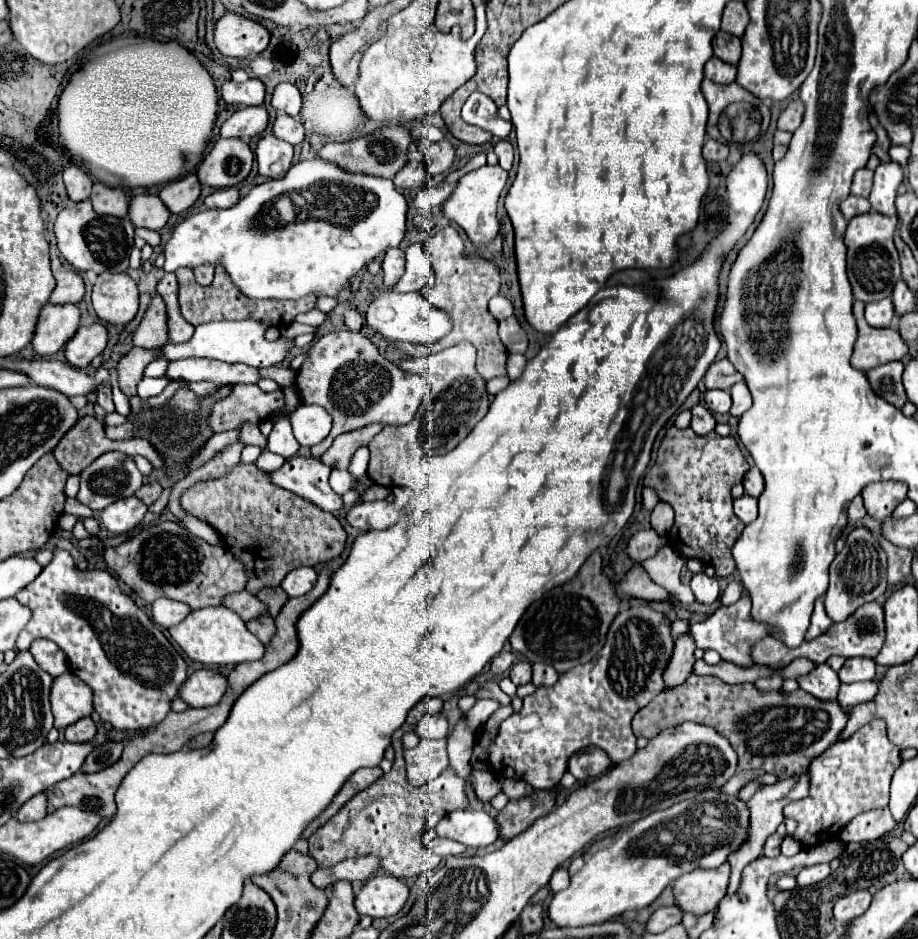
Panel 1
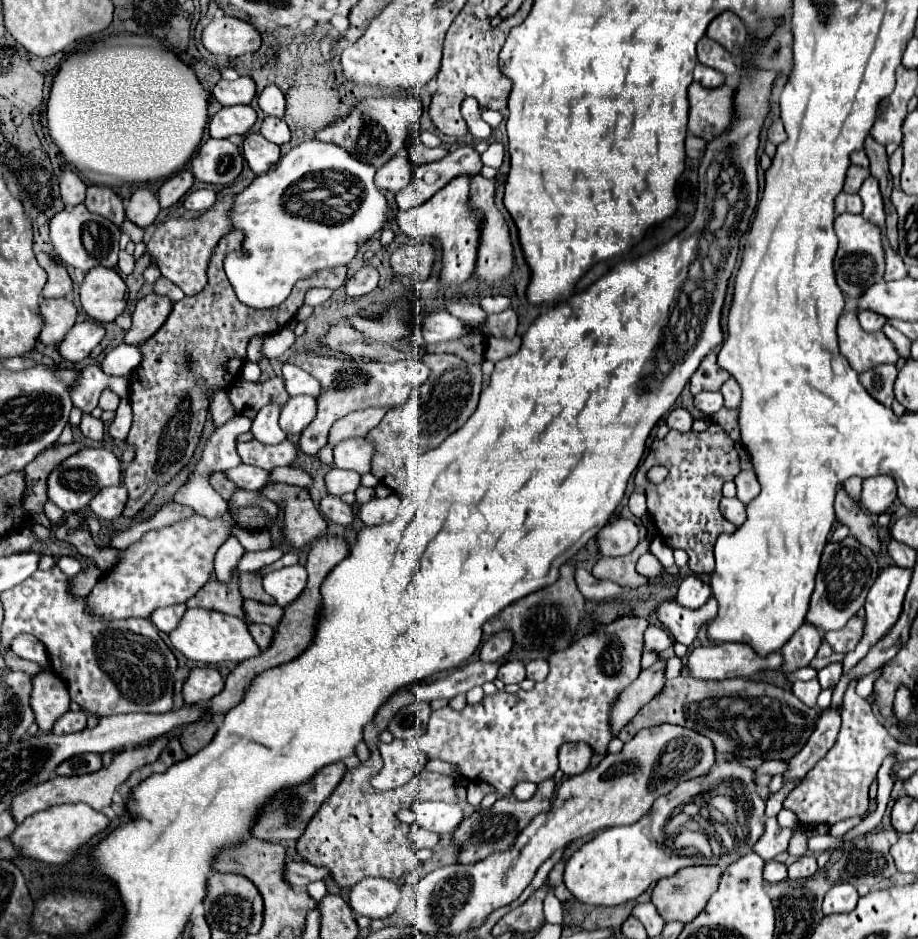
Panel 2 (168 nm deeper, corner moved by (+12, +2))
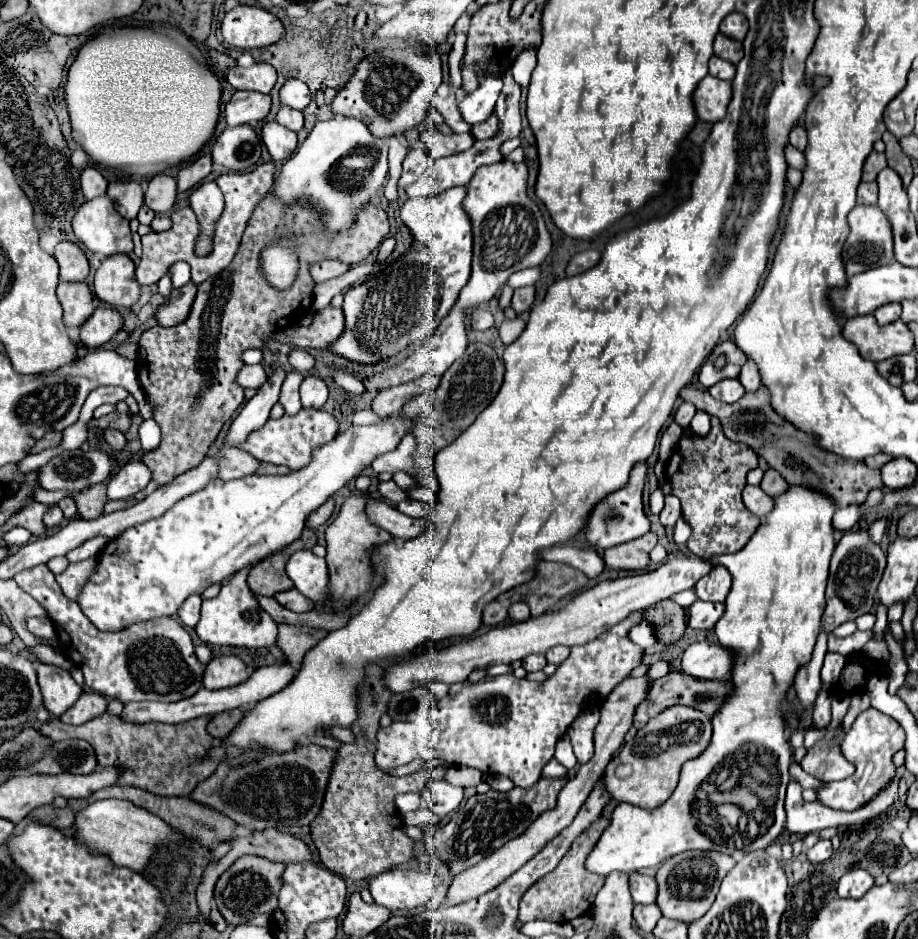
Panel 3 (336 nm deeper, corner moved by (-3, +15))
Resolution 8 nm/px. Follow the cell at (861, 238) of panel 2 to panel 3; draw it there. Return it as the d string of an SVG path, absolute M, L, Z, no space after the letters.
M854 206L848 214L848 226L850 226L850 234L842 248L842 262L848 276L890 264L894 260L892 228L886 214L880 212L878 206Z

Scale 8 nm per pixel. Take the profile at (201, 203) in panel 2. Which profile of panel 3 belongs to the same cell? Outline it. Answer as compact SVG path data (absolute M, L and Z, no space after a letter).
M204 182L190 194L190 208L196 212L200 224L200 236L196 240L196 256L208 256L212 252L212 236L216 220L224 210L224 194L214 182Z

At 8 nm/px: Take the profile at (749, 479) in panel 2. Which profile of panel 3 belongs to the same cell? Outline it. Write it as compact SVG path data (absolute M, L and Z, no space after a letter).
M768 470L768 472L764 474L764 480L762 480L760 488L762 488L768 496L776 498L776 496L780 496L780 494L786 492L788 482L786 482L786 480L776 472L776 470Z

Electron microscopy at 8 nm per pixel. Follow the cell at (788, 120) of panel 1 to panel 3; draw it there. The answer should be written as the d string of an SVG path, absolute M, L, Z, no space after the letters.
M796 126L796 128L792 130L792 134L790 134L790 144L792 144L794 148L798 148L800 152L804 152L804 150L806 150L806 144L808 144L808 140L806 140L806 130L800 128L800 126Z

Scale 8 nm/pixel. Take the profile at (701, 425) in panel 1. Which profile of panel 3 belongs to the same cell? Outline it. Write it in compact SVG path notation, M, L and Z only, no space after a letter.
M684 402L684 404L678 406L678 410L676 410L676 414L674 414L674 420L676 420L682 428L688 428L690 420L694 418L694 414L696 414L696 408L694 408L692 404Z

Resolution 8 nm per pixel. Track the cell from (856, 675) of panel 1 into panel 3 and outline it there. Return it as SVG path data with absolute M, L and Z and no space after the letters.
M828 652L826 658L824 658L824 666L822 666L822 672L820 672L820 678L824 684L836 684L840 678L840 672L846 664L846 658L842 654L834 654L834 652Z

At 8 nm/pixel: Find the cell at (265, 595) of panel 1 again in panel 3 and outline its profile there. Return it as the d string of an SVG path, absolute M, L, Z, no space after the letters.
M306 528L300 536L300 540L296 540L294 544L290 544L288 548L268 556L266 560L258 562L250 572L248 572L248 588L258 594L258 596L274 596L278 592L290 590L294 588L292 580L288 578L284 566L288 562L288 558L298 552L304 550L304 546L314 546L318 542L314 530Z

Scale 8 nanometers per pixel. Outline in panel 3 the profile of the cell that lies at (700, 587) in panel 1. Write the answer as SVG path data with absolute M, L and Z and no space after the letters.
M718 566L710 574L698 580L696 584L696 594L700 600L710 600L710 602L724 602L728 592L730 592L732 576L724 566Z

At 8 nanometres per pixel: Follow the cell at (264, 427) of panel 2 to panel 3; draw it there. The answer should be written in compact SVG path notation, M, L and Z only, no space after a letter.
M290 370L284 384L282 384L282 392L280 392L280 404L284 406L286 414L296 414L302 404L300 404L300 394L298 394L298 388L304 380L304 374L302 372L296 372L296 370Z

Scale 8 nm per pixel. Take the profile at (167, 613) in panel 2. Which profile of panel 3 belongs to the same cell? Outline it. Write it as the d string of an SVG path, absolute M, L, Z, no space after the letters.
M190 596L184 604L182 604L182 608L178 610L178 616L180 616L180 620L182 620L182 624L184 626L188 626L188 628L194 628L196 624L198 624L198 620L200 620L200 604L202 604L202 600L200 600L200 596Z

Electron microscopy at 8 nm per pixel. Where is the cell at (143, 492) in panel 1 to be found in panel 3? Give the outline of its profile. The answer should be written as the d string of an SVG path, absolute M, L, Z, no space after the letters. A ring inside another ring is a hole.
M272 192L260 200L252 212L252 218L248 220L232 264L198 286L188 320L174 328L154 326L140 338L136 370L148 396L156 404L154 420L162 430L162 442L156 450L142 456L144 464L148 464L152 470L150 484L128 500L106 502L104 514L138 504L158 486L174 480L206 458L222 426L244 402L244 390L236 384L236 374L244 366L238 358L240 352L248 348L262 348L266 342L264 338L272 334L272 330L298 326L300 320L310 312L314 290L314 280L310 276L312 262L336 258L350 266L358 264L372 256L378 244L388 238L388 228L386 212L374 204L366 204L360 212L356 212L356 220L348 232L328 234L320 224L320 214L312 210L308 200L296 200L288 206ZM282 238L296 240L300 272L290 288L276 290L264 280L264 276L260 276L260 250L276 244L276 240Z

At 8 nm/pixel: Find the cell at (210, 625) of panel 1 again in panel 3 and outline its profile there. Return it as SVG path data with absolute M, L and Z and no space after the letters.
M244 568L228 584L224 584L216 598L202 602L202 618L196 626L196 634L206 646L236 646L256 650L276 642L278 624L268 616L268 612L260 608L260 604L256 604L256 596L246 584L248 570L250 568Z

